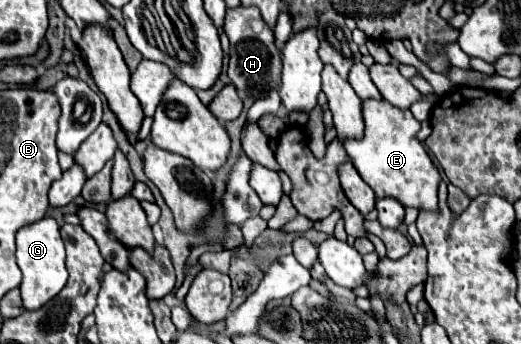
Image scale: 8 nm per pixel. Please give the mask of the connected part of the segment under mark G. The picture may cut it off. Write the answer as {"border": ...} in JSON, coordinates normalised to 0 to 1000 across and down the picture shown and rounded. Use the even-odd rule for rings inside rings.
{"border":[[[84,631],[77,648],[50,654],[46,666],[31,677],[31,759],[46,799],[38,823],[38,858],[42,858],[46,898],[69,904],[119,846],[131,811],[127,730],[123,730],[123,706],[119,706],[119,689],[115,689],[115,672],[104,637]]]}

